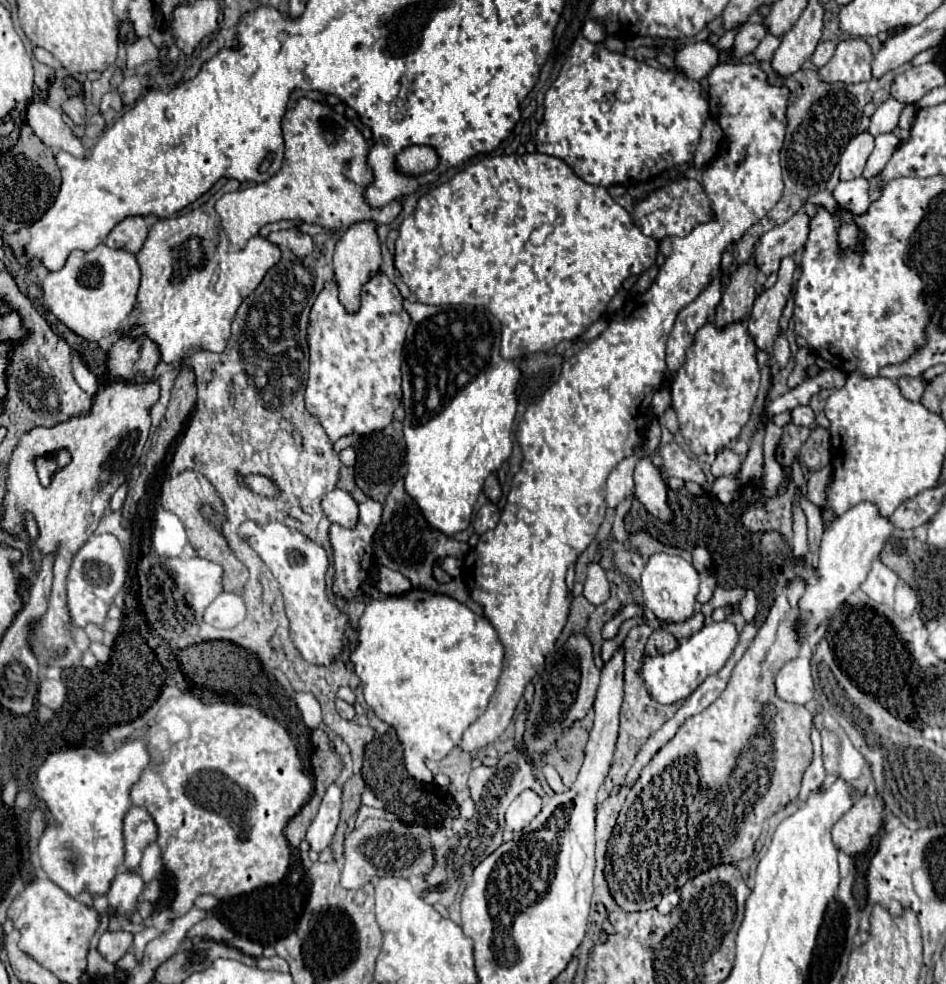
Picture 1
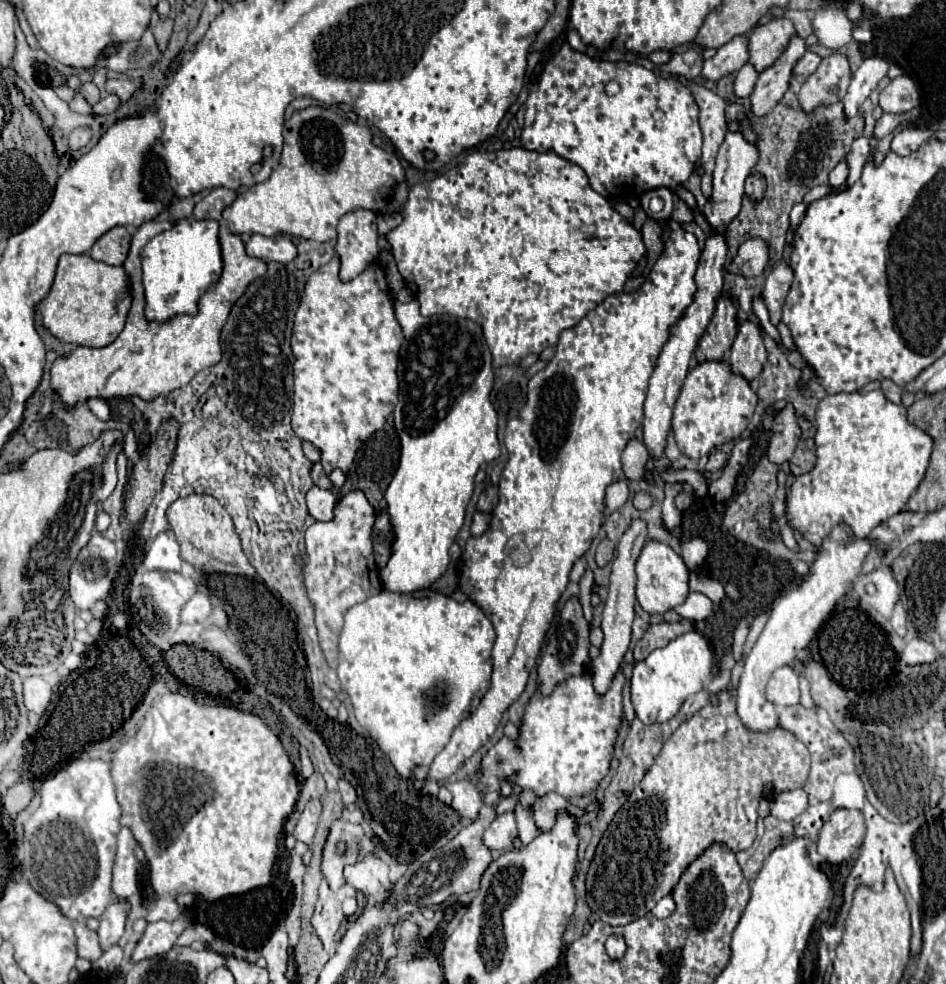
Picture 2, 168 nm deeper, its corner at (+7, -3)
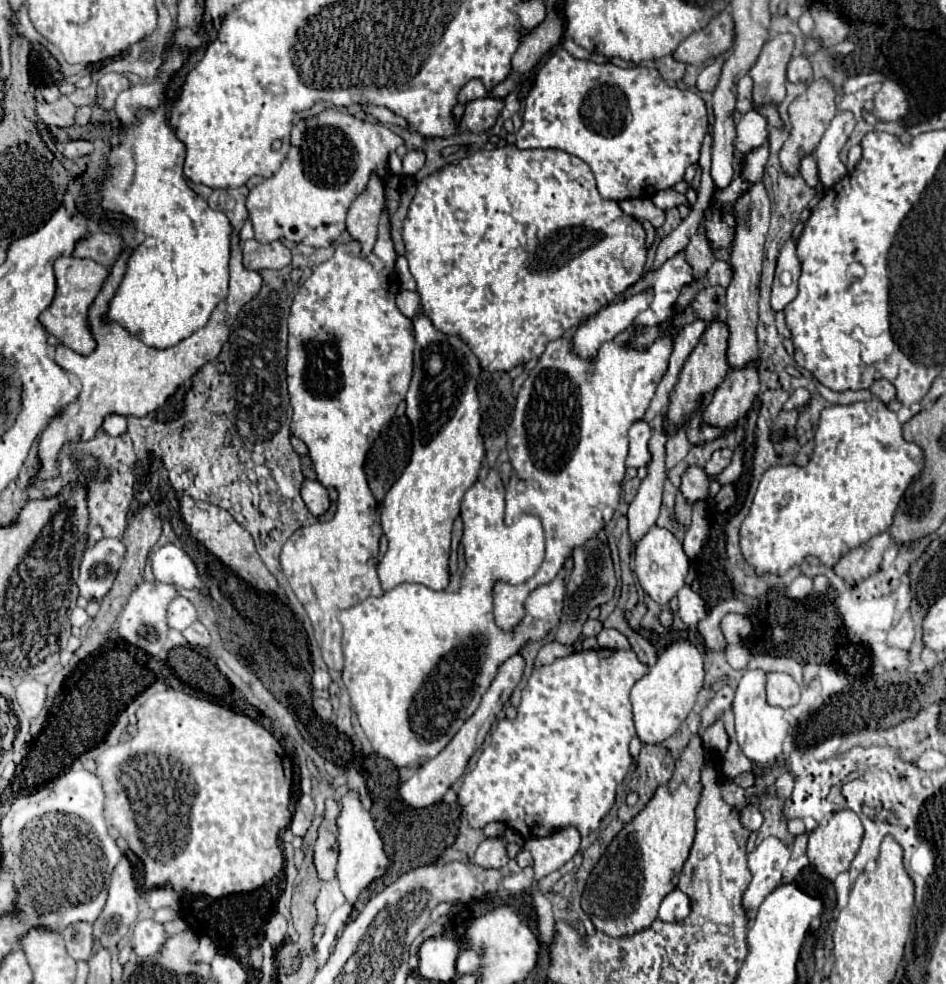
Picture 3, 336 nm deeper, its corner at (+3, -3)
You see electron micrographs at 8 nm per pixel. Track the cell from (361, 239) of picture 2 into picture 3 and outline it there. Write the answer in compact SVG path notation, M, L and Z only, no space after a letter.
M378 174L370 176L366 190L352 202L348 210L348 232L362 244L362 254L368 256L378 234L378 222L384 208L384 184Z

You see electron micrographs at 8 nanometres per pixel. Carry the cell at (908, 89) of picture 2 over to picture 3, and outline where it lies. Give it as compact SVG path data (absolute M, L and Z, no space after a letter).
M884 80L882 88L874 94L874 116L880 122L896 122L908 112L904 90L892 80Z

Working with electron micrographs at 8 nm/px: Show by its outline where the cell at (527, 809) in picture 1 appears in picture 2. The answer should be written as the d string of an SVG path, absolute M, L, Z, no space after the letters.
M504 812L504 814L496 816L496 820L484 832L484 844L490 850L512 848L512 842L514 842L516 836L518 836L518 830L516 830L516 814L514 812Z

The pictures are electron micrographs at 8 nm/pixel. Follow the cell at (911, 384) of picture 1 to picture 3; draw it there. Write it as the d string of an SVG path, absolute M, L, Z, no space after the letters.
M876 380L872 386L870 386L870 392L874 398L882 400L884 404L888 404L890 400L896 398L896 388L888 382L888 380Z

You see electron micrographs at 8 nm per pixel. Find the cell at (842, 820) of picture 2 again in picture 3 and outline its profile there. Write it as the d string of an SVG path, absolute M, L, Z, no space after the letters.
M852 810L836 812L836 814L832 814L824 824L820 824L810 834L808 848L806 848L806 856L808 856L810 864L816 868L816 872L820 876L824 876L826 880L834 882L840 872L846 872L850 868L850 862L854 860L854 856L856 856L856 852L860 848L862 834L864 834L862 822L860 822L860 818Z

